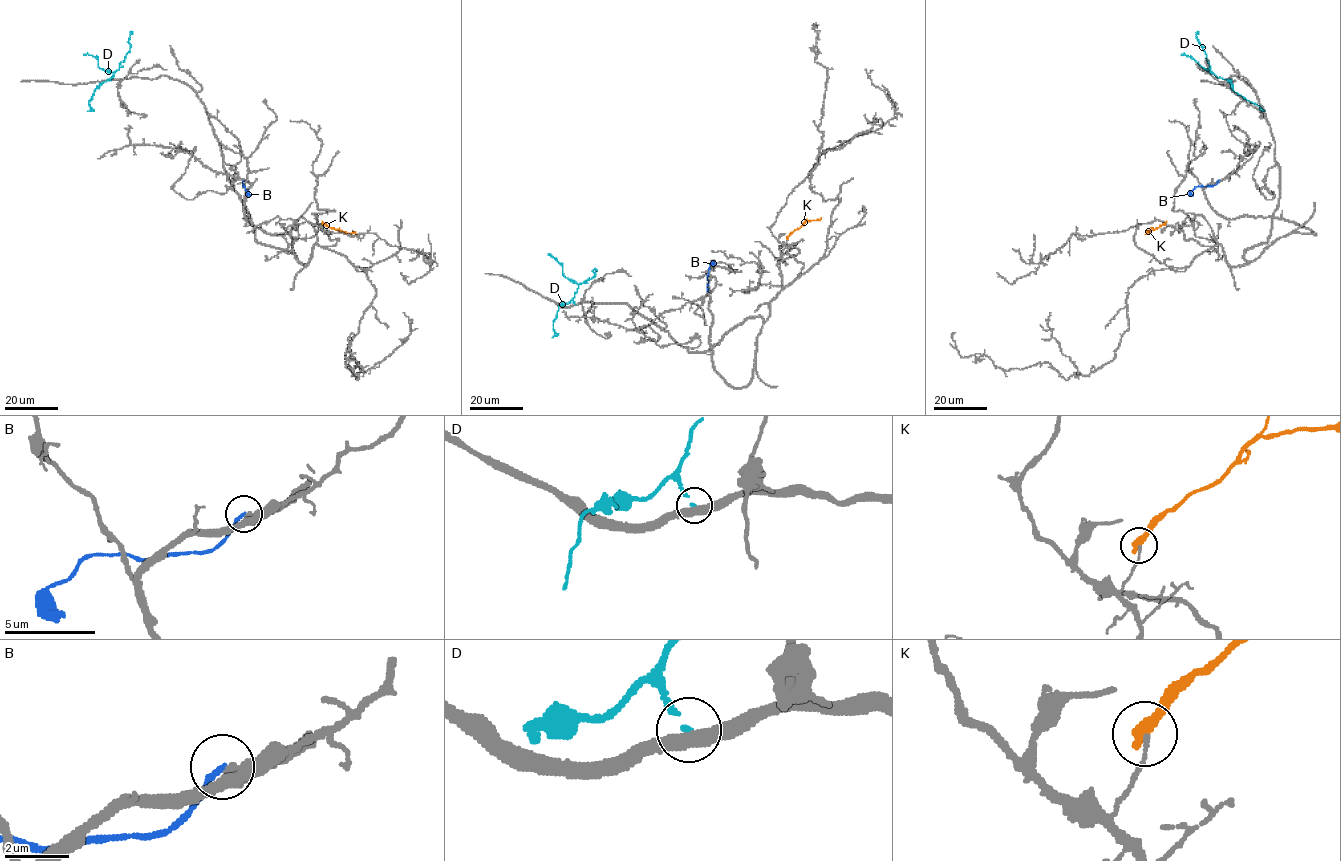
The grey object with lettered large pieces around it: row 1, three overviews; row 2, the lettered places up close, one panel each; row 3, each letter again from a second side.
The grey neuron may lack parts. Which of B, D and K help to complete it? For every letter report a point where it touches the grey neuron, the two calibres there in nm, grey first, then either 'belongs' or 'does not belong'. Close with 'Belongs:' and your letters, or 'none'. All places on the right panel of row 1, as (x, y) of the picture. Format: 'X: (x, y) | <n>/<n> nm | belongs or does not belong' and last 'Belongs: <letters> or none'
B: (1219, 180) | 420/190 nm | does not belong
D: (1231, 79) | 340/140 nm | does not belong
K: (1165, 224) | 100/440 nm | does not belong
Belongs: none

